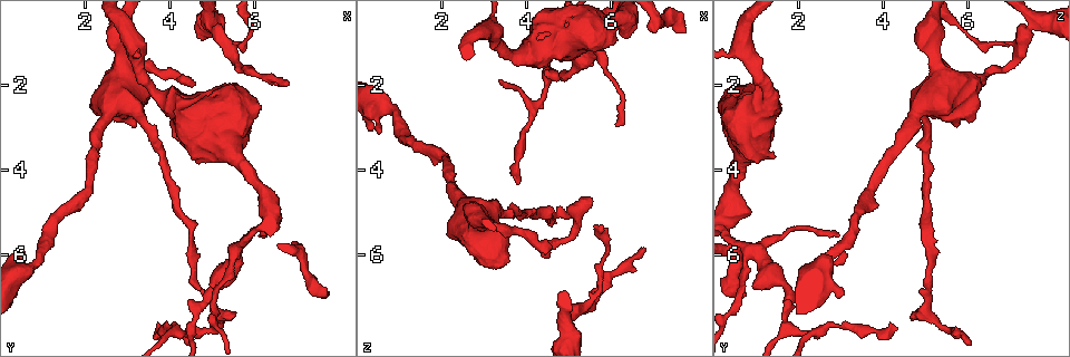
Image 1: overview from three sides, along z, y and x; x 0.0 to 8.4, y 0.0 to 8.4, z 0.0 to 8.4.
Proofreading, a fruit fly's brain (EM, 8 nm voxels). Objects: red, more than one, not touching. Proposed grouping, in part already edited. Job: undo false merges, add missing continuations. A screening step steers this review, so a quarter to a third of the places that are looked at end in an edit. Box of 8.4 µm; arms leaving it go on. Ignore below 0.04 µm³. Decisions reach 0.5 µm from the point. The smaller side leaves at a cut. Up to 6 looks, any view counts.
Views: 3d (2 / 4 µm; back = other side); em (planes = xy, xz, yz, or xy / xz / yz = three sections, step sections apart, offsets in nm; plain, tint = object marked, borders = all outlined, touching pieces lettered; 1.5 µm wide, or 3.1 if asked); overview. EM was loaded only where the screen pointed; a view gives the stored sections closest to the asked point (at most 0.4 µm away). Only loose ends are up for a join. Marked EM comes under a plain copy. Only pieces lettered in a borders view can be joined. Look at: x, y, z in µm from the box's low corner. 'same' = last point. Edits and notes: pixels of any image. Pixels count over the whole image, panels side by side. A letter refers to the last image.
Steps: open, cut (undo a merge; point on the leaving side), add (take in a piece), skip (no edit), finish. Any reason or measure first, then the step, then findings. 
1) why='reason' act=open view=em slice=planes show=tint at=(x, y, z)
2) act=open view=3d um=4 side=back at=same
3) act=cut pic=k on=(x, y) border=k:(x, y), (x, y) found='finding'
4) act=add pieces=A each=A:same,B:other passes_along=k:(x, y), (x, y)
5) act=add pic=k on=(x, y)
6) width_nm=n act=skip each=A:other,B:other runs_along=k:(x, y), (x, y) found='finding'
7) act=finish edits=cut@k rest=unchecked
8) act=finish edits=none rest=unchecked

why='thin end' act=open view=em slice=xz step=8 show=borders at=(3.75, 7.75, 4.35)

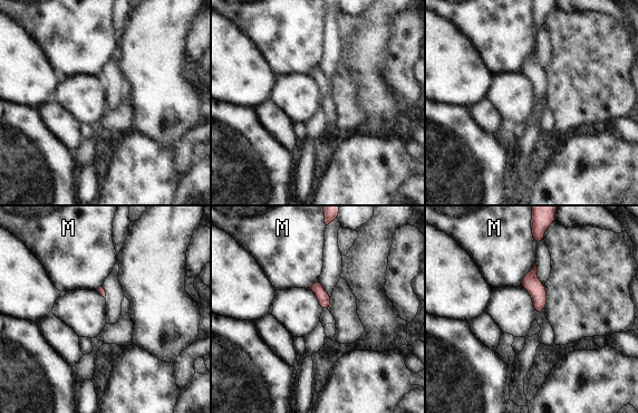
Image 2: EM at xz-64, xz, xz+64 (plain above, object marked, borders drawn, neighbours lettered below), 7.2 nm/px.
act=open view=em slice=planes show=borders at=same

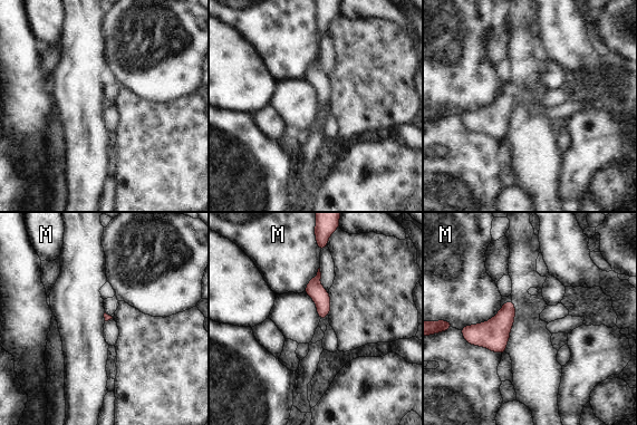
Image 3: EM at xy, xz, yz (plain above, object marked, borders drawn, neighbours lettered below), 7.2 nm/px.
act=skip each=M:other border=3:(501, 307), (489, 319), (459, 329) found='no lettered piece goes on from it'

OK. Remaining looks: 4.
why='abrupt turn' act=open view=3d um=2 side=back at=(4.25, 7.85, 2.45)

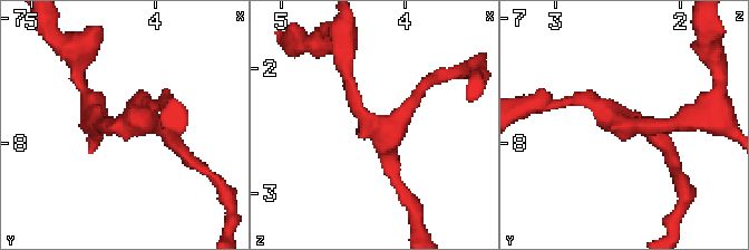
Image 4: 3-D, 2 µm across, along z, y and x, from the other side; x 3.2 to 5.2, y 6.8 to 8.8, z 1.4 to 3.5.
why='now the EM' act=open view=em slice=planes show=tint at=(4.24, 7.86, 2.48)

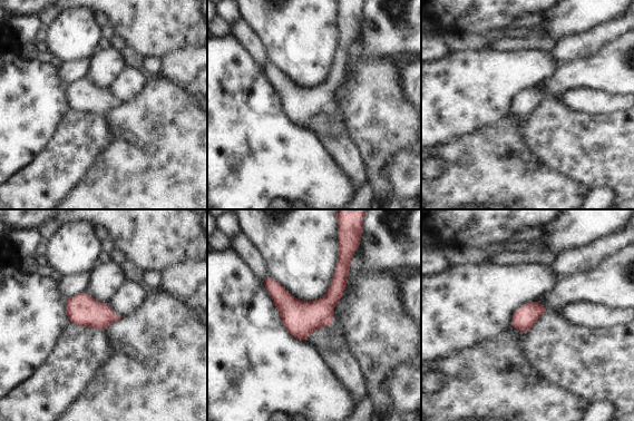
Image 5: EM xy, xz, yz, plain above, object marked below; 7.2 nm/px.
act=open view=em slice=planes show=borders at=same

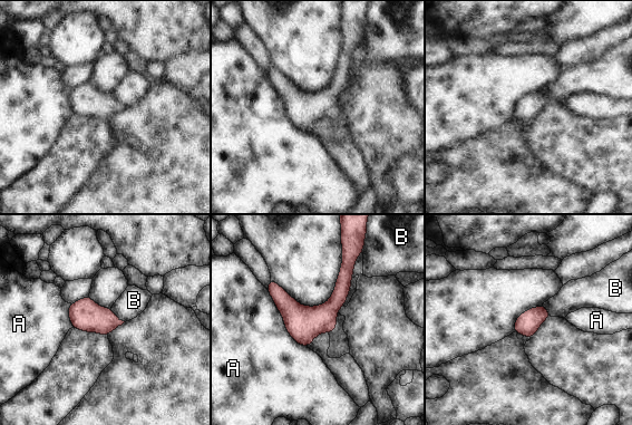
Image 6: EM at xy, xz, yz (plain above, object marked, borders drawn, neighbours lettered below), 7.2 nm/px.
width_nm=170 act=skip each=A:other,B:other runs_along=6:(350, 263), (338, 299), (299, 340) found='all the same neuron'

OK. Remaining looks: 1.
act=finish edits=none rest=unchecked

